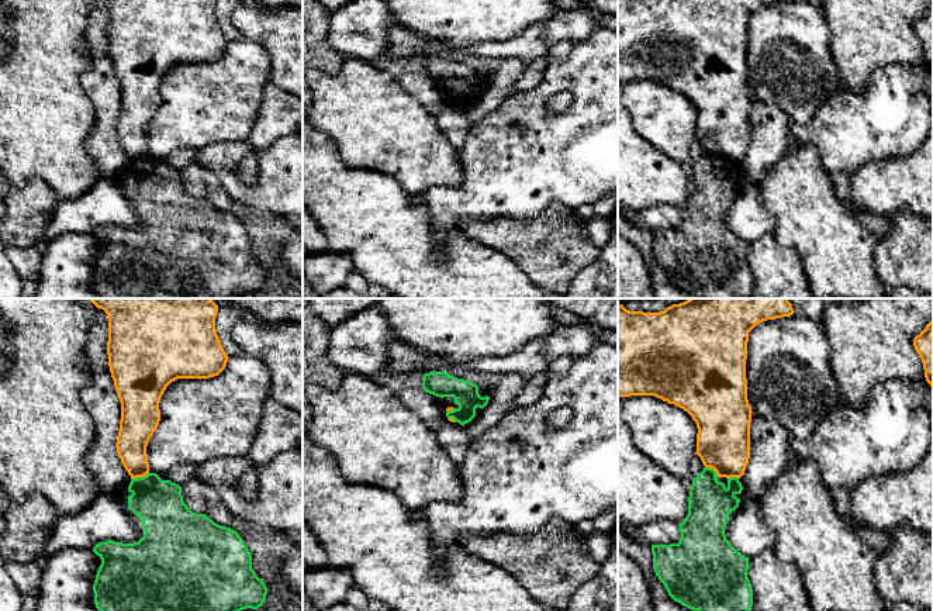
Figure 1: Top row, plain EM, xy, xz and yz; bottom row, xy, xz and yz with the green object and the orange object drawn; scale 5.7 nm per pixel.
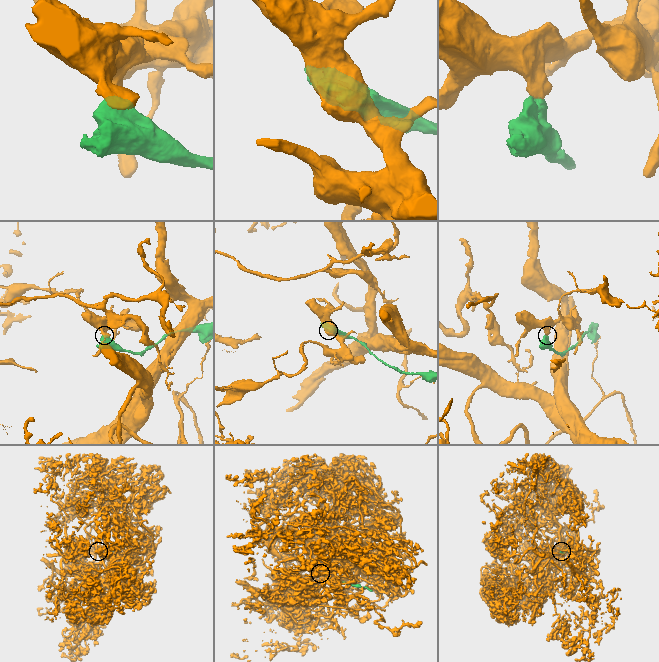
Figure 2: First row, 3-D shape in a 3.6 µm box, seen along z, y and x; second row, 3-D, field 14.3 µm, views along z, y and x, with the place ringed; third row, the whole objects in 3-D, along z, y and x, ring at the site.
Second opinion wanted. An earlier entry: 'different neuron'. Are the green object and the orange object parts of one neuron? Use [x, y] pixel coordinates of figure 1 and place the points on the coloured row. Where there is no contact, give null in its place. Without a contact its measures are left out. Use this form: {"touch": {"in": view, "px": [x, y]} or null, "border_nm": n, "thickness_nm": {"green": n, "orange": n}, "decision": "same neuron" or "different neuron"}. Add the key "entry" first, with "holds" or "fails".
{"entry": "holds", "touch": {"in": "xy", "px": [140, 477]}, "border_nm": 110, "thickness_nm": {"green": 260, "orange": 180}, "decision": "different neuron"}

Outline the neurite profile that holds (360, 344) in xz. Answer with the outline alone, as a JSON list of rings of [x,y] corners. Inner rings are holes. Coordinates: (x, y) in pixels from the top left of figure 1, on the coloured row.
[[[373,306],[329,328],[328,358],[346,373],[374,376],[386,369],[388,346],[397,339],[397,331]]]

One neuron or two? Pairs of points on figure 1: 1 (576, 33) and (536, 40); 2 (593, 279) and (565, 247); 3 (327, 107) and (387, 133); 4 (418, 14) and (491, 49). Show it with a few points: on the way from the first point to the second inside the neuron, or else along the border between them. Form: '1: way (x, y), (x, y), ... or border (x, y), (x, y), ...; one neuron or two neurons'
1: way (566, 33), (546, 33); one neuron
2: border (600, 249), (598, 255), (569, 283); two neurons
3: way (342, 107), (359, 107), (372, 120); one neuron
4: border (511, 37), (465, 47), (446, 44); two neurons

